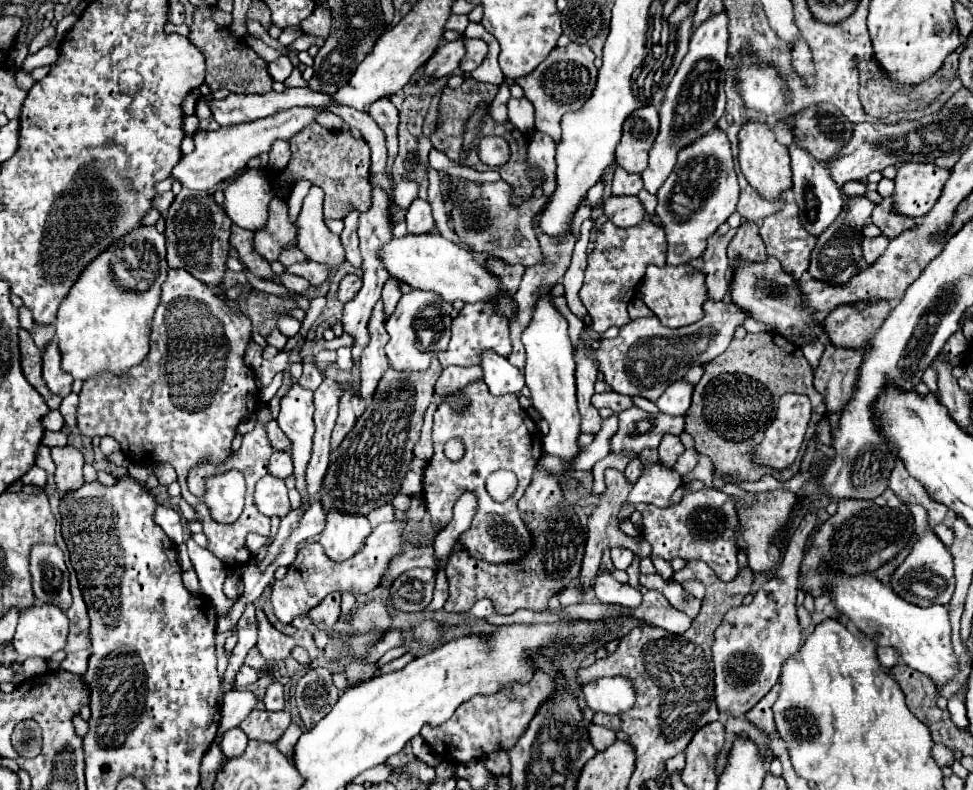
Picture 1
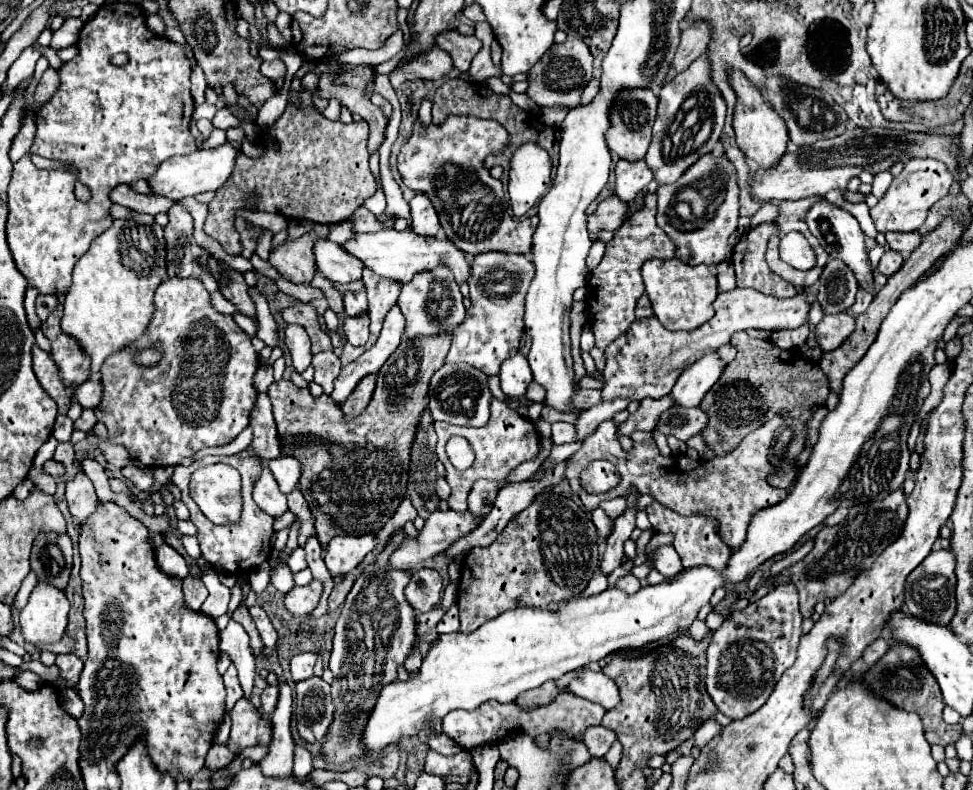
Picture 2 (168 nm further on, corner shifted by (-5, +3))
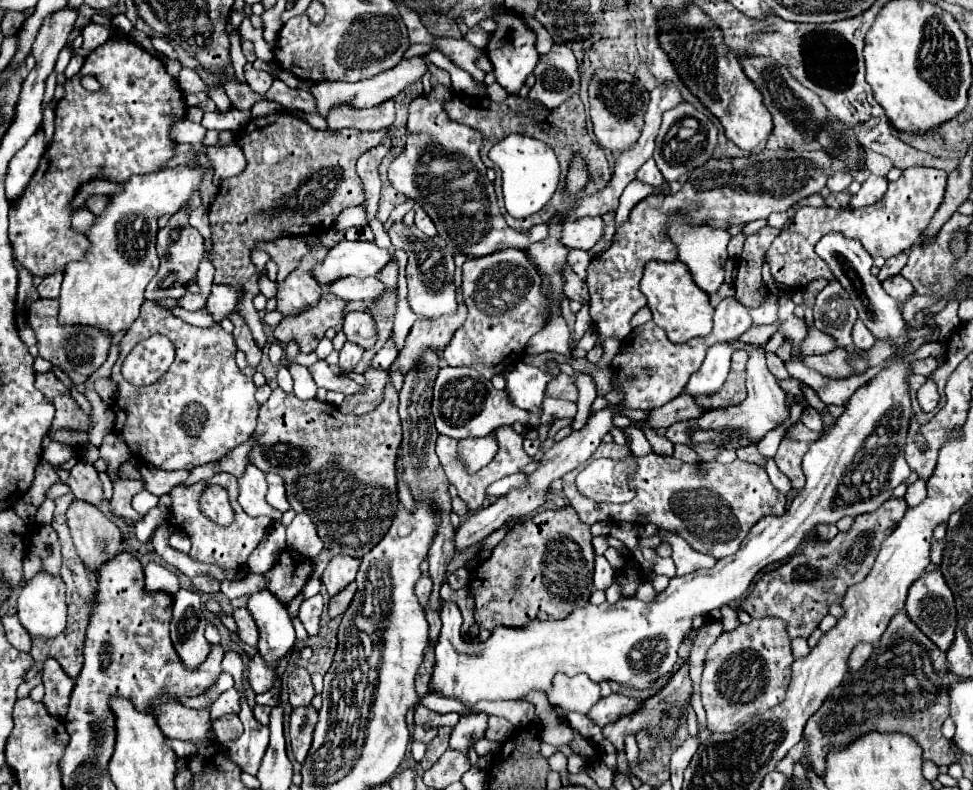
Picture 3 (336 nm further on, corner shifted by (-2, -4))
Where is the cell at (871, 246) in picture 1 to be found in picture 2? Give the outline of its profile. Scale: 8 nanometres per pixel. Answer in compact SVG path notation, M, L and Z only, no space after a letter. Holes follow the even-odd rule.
M887 250L883 256L881 256L881 260L879 260L879 272L883 274L883 276L891 276L891 274L895 274L895 270L899 270L899 266L903 266L903 262L905 262L905 258L899 254L899 252L893 252L893 250Z

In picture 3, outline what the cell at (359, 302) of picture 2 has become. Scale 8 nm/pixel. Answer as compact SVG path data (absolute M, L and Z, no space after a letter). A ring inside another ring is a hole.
M350 311L344 315L344 333L348 341L370 349L376 341L376 323L366 311Z

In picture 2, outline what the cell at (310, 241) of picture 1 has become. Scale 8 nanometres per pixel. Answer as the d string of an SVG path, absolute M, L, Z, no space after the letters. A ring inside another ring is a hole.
M319 240L315 244L315 258L319 272L331 282L349 284L363 278L363 262L347 254L339 244L333 244L331 240Z

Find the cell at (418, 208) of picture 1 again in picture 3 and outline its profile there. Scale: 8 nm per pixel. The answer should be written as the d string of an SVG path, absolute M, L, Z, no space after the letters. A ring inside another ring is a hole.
M416 207L416 219L414 219L414 225L428 237L436 237L436 227L432 223L432 219L424 213L422 207Z

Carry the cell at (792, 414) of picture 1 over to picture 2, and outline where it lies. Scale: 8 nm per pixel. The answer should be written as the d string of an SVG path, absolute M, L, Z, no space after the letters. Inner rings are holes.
M775 416L767 424L763 424L761 428L751 432L749 436L745 436L735 452L731 452L727 456L715 456L713 460L699 460L699 458L693 460L685 454L683 456L663 456L655 444L655 440L633 442L631 450L623 450L617 436L615 436L615 432L617 432L615 422L607 420L607 422L599 424L595 434L591 434L573 456L567 458L565 478L571 486L571 490L579 494L587 512L593 512L599 506L599 502L603 502L603 500L627 496L627 490L633 488L641 496L651 494L657 502L661 502L665 508L675 510L677 514L683 514L683 516L687 516L687 514L711 514L711 518L715 518L715 522L717 522L719 538L723 538L723 542L731 550L735 550L745 540L751 516L757 510L773 506L773 504L787 498L787 490L773 488L765 480L767 474L773 470L773 466L767 460L767 454L771 448L773 434L779 426L783 426L783 418ZM599 458L613 462L617 466L617 470L621 472L623 480L617 488L613 488L607 494L587 494L581 488L579 472L587 466L587 462L593 462Z

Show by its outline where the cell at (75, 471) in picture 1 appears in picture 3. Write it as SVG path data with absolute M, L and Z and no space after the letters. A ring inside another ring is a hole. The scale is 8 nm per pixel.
M74 499L68 507L66 517L74 547L90 571L96 571L96 565L100 565L100 561L106 561L108 557L112 557L112 553L120 549L120 529L92 503ZM100 539L108 543L106 551L100 551L96 547Z

